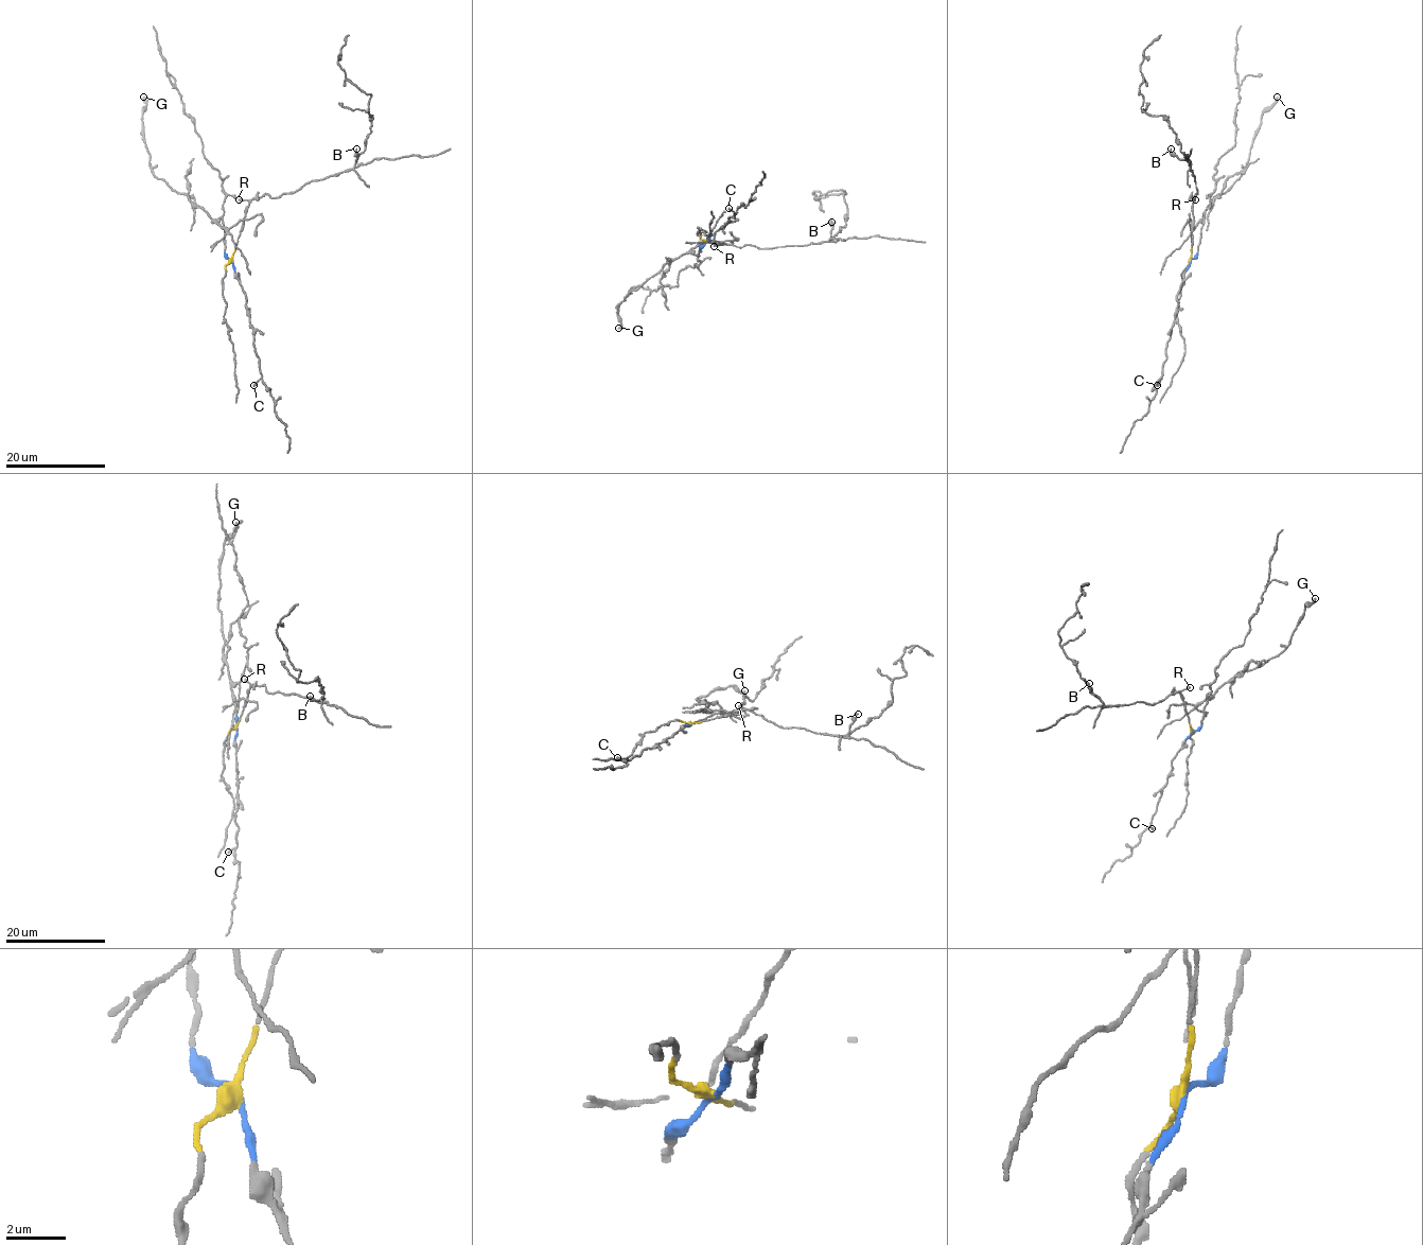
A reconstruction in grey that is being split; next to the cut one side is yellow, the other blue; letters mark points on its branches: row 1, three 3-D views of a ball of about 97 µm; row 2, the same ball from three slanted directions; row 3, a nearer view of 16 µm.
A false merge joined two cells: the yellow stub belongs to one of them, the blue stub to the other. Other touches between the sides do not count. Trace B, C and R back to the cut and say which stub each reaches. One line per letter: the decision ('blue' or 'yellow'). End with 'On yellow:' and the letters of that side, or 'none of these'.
B: yellow
C: blue
R: yellow
On yellow: B, R

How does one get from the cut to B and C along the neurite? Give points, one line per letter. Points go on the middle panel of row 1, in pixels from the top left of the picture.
B: (706, 242), (754, 245), (758, 249), (822, 243), (831, 239), (831, 222)
C: (706, 242), (737, 212), (728, 208)

